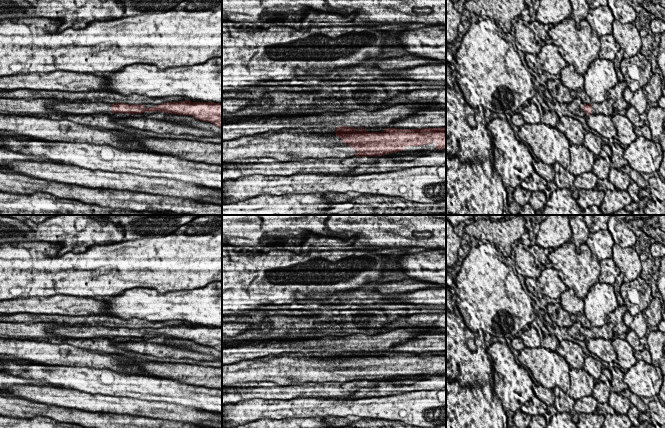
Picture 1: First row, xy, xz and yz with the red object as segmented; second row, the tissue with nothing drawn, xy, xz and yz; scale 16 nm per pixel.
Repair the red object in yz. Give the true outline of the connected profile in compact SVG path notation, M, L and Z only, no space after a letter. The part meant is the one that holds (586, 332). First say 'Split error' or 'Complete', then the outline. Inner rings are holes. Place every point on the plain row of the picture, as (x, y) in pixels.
Split error. M608 322L602 327L591 327L591 328L581 327L580 332L585 336L586 339L604 338L606 340L612 341L615 335L613 333L613 328L614 328L614 324Z

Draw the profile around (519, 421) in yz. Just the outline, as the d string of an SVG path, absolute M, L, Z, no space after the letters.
M517 410L513 416L513 422L518 428L526 428L529 427L529 422L531 421L531 415L527 413L527 416L524 418L522 416L522 411Z

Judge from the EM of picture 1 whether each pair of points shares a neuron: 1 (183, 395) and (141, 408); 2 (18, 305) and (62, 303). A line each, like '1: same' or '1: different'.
1: different
2: same

